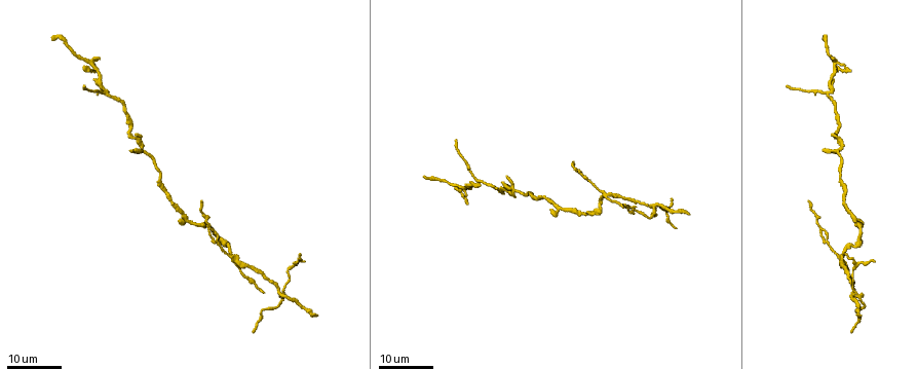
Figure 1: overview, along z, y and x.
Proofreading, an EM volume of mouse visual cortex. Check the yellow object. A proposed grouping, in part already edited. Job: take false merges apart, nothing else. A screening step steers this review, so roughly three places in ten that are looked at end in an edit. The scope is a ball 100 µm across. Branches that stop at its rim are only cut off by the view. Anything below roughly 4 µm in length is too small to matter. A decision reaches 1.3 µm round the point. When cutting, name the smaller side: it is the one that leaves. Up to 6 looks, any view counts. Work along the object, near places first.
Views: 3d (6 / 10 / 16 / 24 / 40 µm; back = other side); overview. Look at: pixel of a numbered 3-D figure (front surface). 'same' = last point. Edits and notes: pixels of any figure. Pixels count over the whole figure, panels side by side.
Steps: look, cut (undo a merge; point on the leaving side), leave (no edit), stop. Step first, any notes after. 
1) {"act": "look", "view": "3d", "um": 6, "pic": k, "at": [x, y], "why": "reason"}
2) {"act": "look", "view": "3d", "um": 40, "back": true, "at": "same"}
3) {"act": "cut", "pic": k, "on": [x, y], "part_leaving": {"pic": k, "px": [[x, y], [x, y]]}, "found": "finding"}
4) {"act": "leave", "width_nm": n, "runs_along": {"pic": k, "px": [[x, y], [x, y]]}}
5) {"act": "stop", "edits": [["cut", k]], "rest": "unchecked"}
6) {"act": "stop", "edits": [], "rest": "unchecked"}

{"act": "look", "view": "3d", "um": 16, "pic": 1, "at": [859, 223], "why": "calibre changes"}

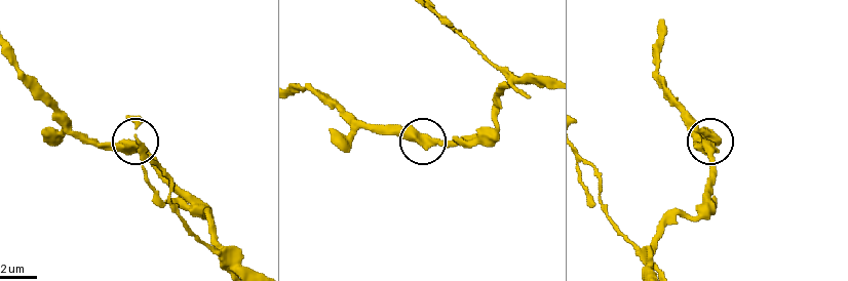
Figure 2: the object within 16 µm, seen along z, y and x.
{"act": "look", "view": "3d", "um": 6, "pic": 2, "at": [705, 146]}

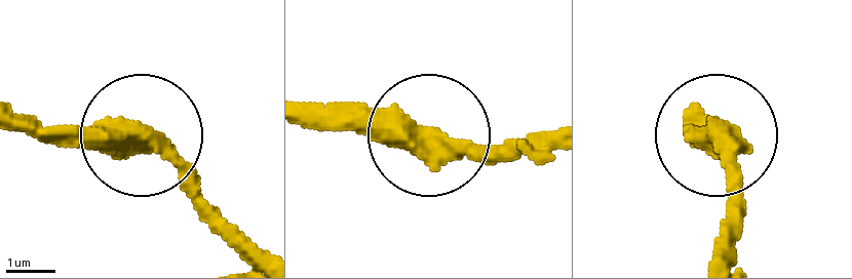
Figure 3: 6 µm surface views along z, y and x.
{"act": "leave", "width_nm": 470, "runs_along": {"pic": 3, "px": [[693, 105], [730, 186], [730, 218]]}, "found": "one neuron here"}

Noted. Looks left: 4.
{"act": "look", "view": "3d", "um": 16, "pic": 1, "at": [653, 207], "why": "looks like a crossing"}

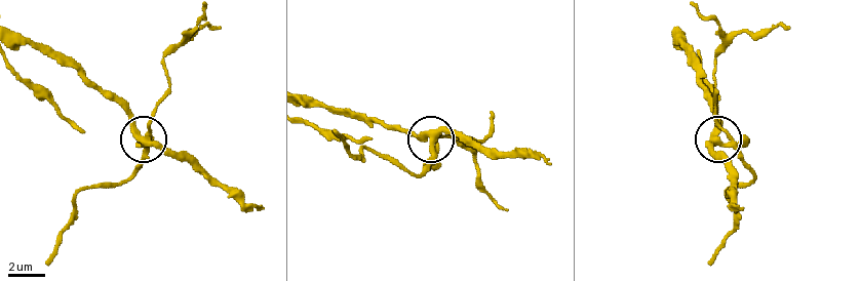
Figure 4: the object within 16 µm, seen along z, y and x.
{"act": "look", "view": "3d", "um": 6, "pic": 4, "at": [146, 141]}

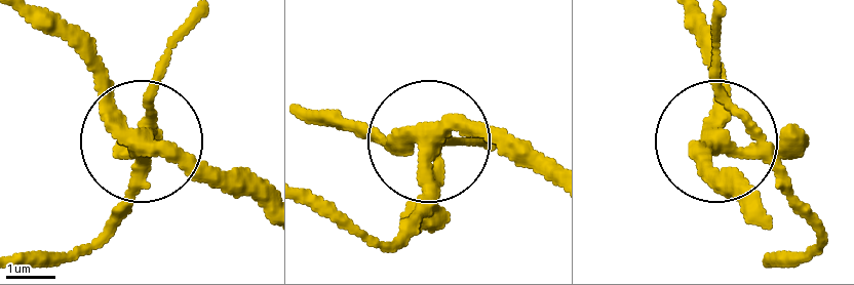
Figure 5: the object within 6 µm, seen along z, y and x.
{"act": "cut", "pic": 5, "on": [119, 210], "width_nm": 340, "part_leaving": {"pic": 5, "px": [[768, 148], [724, 91], [720, 17]]}, "found": "two neurons meet here"}

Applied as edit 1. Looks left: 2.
{"act": "stop", "edits": [["cut", 5]], "rest": "unchecked"}

